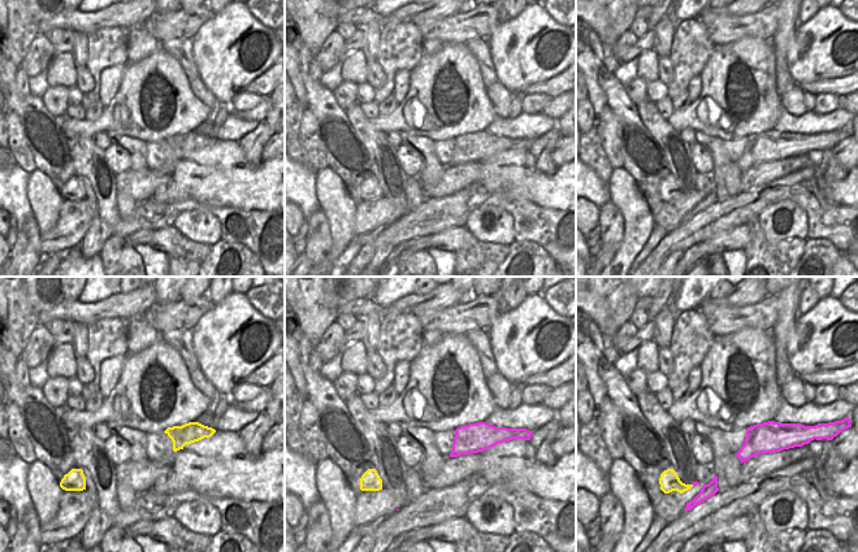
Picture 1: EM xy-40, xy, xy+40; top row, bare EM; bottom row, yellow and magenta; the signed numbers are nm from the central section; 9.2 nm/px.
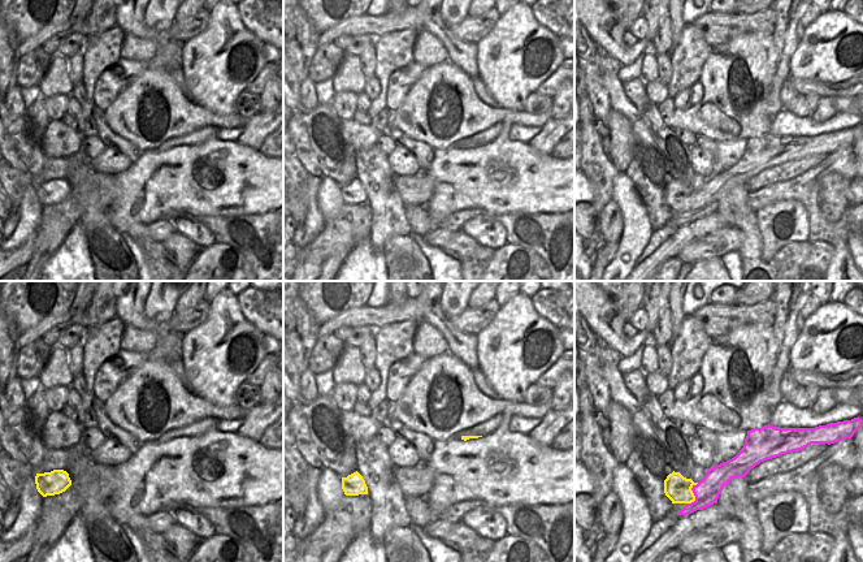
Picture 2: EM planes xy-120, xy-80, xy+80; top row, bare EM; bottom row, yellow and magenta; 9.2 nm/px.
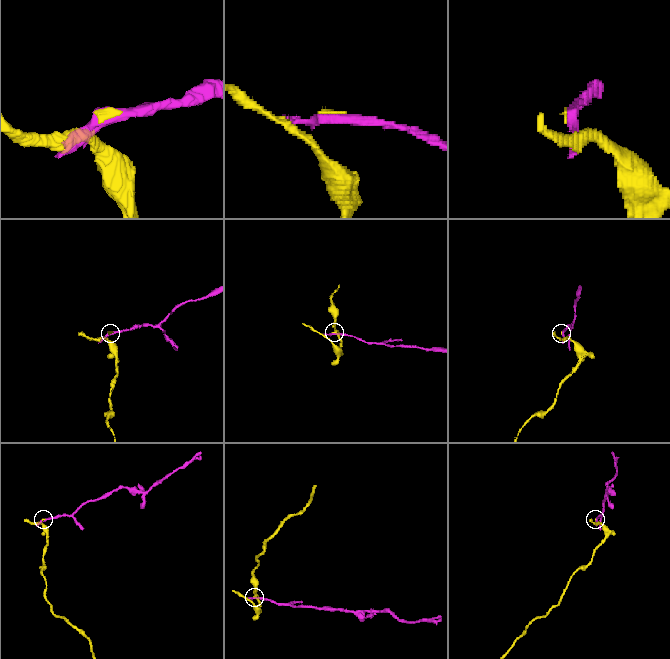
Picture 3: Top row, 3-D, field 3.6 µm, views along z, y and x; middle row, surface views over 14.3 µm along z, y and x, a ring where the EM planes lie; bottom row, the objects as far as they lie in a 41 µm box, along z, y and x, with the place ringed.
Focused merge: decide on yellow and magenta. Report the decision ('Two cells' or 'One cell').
Two cells.

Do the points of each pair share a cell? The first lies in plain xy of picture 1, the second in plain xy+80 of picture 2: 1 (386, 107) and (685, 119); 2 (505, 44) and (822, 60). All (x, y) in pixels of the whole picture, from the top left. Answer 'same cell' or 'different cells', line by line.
1: different cells
2: same cell

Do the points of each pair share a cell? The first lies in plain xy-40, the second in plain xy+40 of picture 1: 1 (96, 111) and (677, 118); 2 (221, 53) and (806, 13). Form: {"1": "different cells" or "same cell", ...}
{"1": "different cells", "2": "different cells"}

